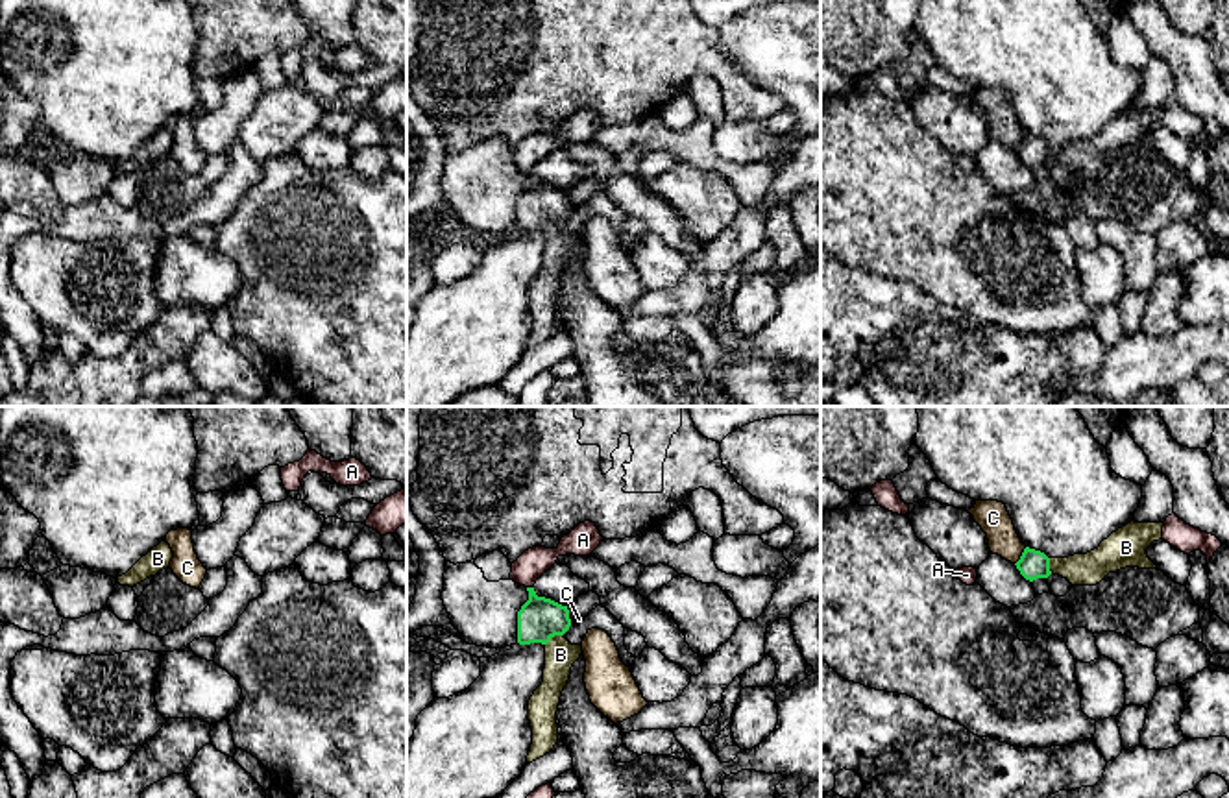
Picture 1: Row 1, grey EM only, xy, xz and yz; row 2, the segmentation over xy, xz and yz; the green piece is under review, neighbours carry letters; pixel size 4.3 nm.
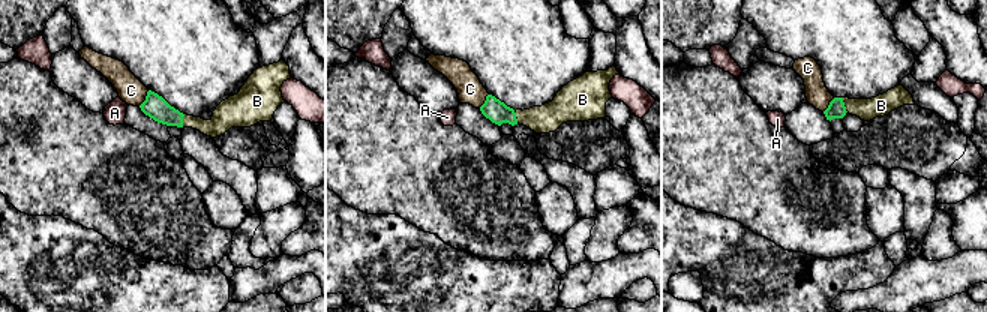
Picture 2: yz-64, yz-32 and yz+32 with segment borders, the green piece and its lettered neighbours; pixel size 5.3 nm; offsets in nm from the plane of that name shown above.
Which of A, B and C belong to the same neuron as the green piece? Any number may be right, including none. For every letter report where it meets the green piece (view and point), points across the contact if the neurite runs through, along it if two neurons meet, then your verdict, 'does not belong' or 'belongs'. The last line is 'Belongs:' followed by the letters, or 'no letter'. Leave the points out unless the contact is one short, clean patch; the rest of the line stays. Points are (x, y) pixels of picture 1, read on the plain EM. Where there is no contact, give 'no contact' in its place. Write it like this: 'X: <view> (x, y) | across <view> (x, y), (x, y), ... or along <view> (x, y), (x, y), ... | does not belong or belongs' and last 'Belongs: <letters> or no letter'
A: xz (531, 174) | does not belong
B: xz (553, 222) | across xz (538, 205), (553, 222), (560, 241) | belongs
C: yz (1021, 143) | does not belong
Belongs: B

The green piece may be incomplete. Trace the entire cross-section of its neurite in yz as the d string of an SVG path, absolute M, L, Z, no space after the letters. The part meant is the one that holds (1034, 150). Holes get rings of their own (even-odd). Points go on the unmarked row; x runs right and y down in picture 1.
M1127 109L1087 140L1048 144L1044 139L1026 133L1015 150L1020 161L1033 168L1052 159L1066 164L1072 172L1096 172L1109 159L1126 153L1157 155L1146 135L1162 126L1164 109Z

